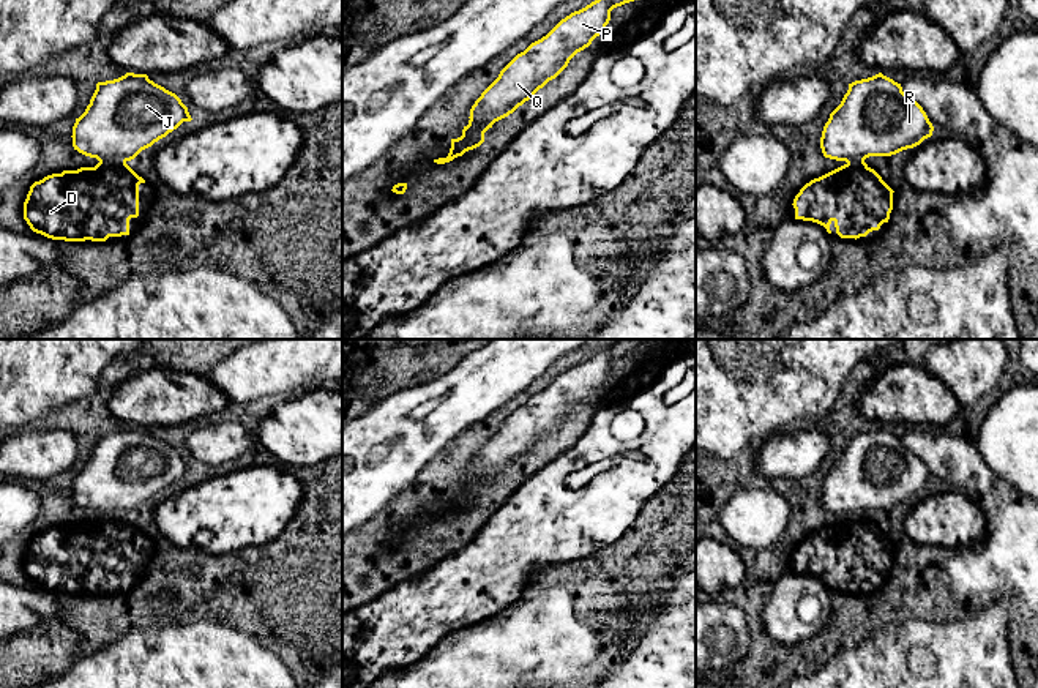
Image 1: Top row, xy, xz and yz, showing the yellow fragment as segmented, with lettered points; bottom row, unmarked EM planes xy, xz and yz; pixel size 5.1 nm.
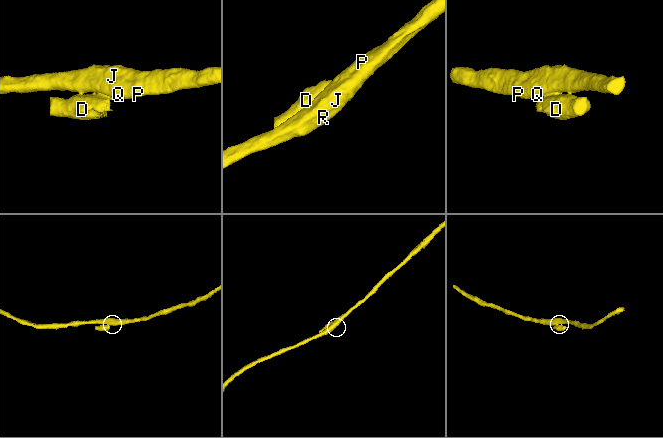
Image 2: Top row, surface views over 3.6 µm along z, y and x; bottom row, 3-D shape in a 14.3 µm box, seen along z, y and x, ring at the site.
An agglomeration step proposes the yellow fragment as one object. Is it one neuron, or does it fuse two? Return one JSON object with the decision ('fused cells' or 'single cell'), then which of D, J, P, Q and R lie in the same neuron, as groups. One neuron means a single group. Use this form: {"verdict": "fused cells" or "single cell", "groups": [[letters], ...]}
{"verdict": "fused cells", "groups": [["D"], ["J", "P", "Q", "R"]]}

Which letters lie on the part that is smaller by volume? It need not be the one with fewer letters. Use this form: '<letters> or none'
D

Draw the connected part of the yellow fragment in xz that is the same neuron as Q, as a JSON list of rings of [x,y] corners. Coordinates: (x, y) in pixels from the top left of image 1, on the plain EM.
[[[620,339],[562,372],[546,390],[517,407],[481,447],[470,462],[470,473],[462,489],[478,486],[478,492],[484,494],[484,486],[495,475],[513,467],[555,432],[577,406],[588,401],[604,385],[614,361],[640,353],[655,341]]]

